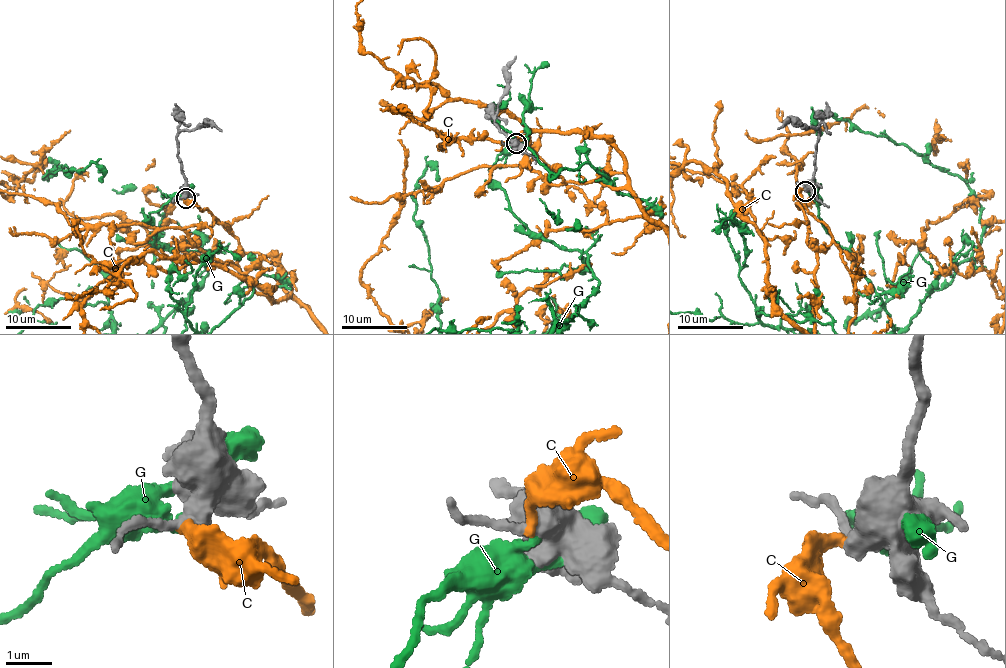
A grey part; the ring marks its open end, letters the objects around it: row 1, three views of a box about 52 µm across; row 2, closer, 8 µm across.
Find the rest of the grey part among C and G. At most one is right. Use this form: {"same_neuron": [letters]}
{"same_neuron": []}

